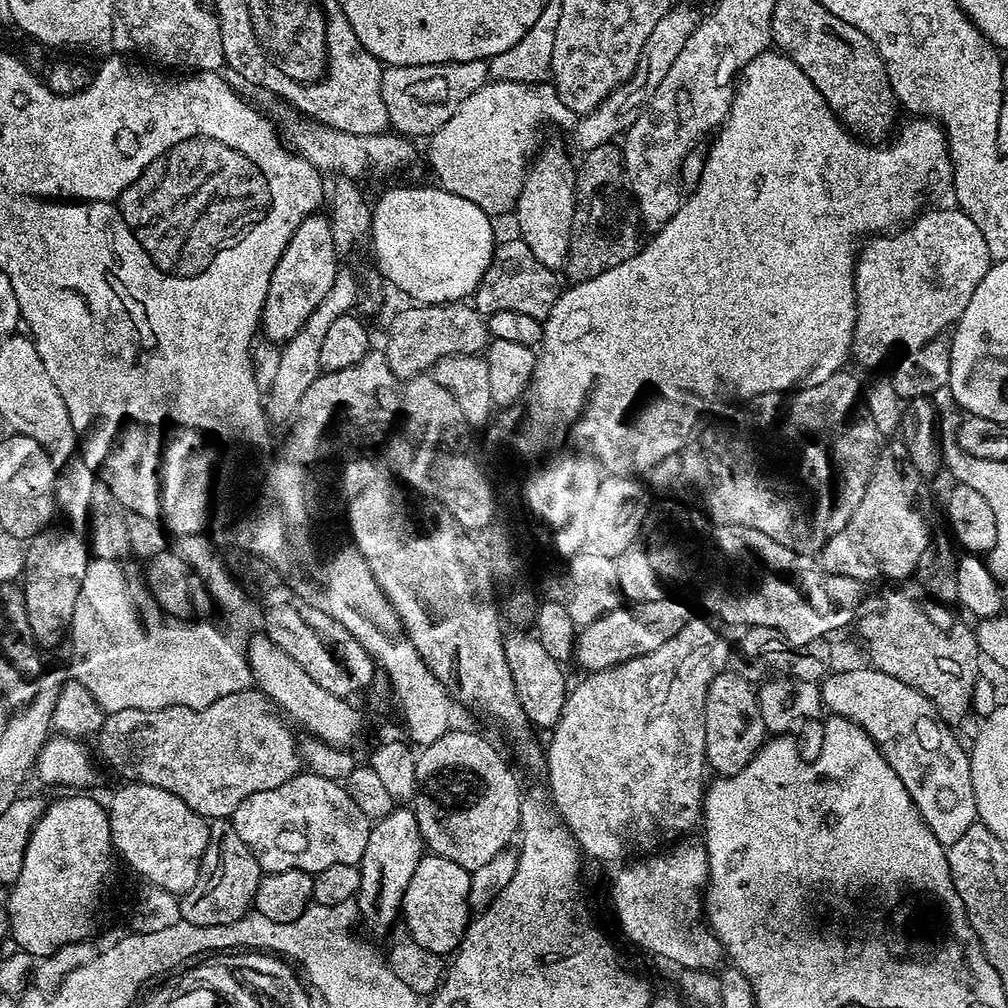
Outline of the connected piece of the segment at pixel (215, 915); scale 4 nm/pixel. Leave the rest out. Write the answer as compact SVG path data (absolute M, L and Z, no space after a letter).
M225 818L209 823L208 847L214 852L216 848L216 869L213 872L205 871L198 878L198 882L194 882L192 889L179 897L181 921L203 928L226 926L249 915L253 907L252 899L258 890L258 882L262 875L250 846L246 846L246 842L238 838L238 830L234 830L231 819Z

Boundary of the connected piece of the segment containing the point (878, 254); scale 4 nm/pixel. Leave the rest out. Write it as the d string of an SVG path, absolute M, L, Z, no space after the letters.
M951 207L921 211L907 226L891 234L873 235L865 243L869 244L859 249L856 257L856 325L850 353L853 361L876 368L887 356L918 350L927 340L951 329L966 306L970 306L978 282L986 278L994 261L990 250L986 250L982 230L978 230L959 207Z

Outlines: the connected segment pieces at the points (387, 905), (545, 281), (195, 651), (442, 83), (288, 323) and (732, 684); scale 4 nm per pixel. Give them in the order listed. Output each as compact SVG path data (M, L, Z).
M393 807L392 812L386 814L386 818L375 821L370 842L366 842L366 854L362 854L358 865L360 870L359 915L363 919L365 916L376 928L387 929L395 925L402 912L406 886L410 886L410 878L414 870L418 870L418 862L425 855L424 839L418 830L416 815L411 807Z
M501 239L492 254L486 274L482 274L482 282L476 287L474 307L485 318L490 314L498 314L498 310L515 310L518 314L530 314L530 318L542 322L550 310L554 310L558 295L556 276L553 269L542 266L542 262L534 258L534 250L530 250L524 240Z
M89 559L86 566L86 579L82 582L82 590L78 590L78 602L74 602L74 618L70 629L70 644L72 640L72 673L77 682L89 691L94 702L105 714L118 710L162 710L164 707L184 706L195 709L208 707L228 694L238 694L238 690L246 690L253 683L250 666L247 662L245 649L236 645L224 632L219 632L212 624L188 624L187 619L169 616L161 608L145 577L136 573L137 565L132 562L117 562L114 560Z
M487 60L385 67L382 74L382 102L386 104L388 123L401 136L428 138L447 122L470 94L489 80Z
M327 215L307 216L298 226L282 254L274 274L270 278L270 290L266 294L264 312L260 315L262 332L269 341L287 342L294 338L310 314L322 303L334 284L338 265L338 253L332 237L332 222Z
M731 670L719 672L706 690L704 725L706 726L706 764L716 774L741 772L764 744L766 733L762 710L754 684Z

